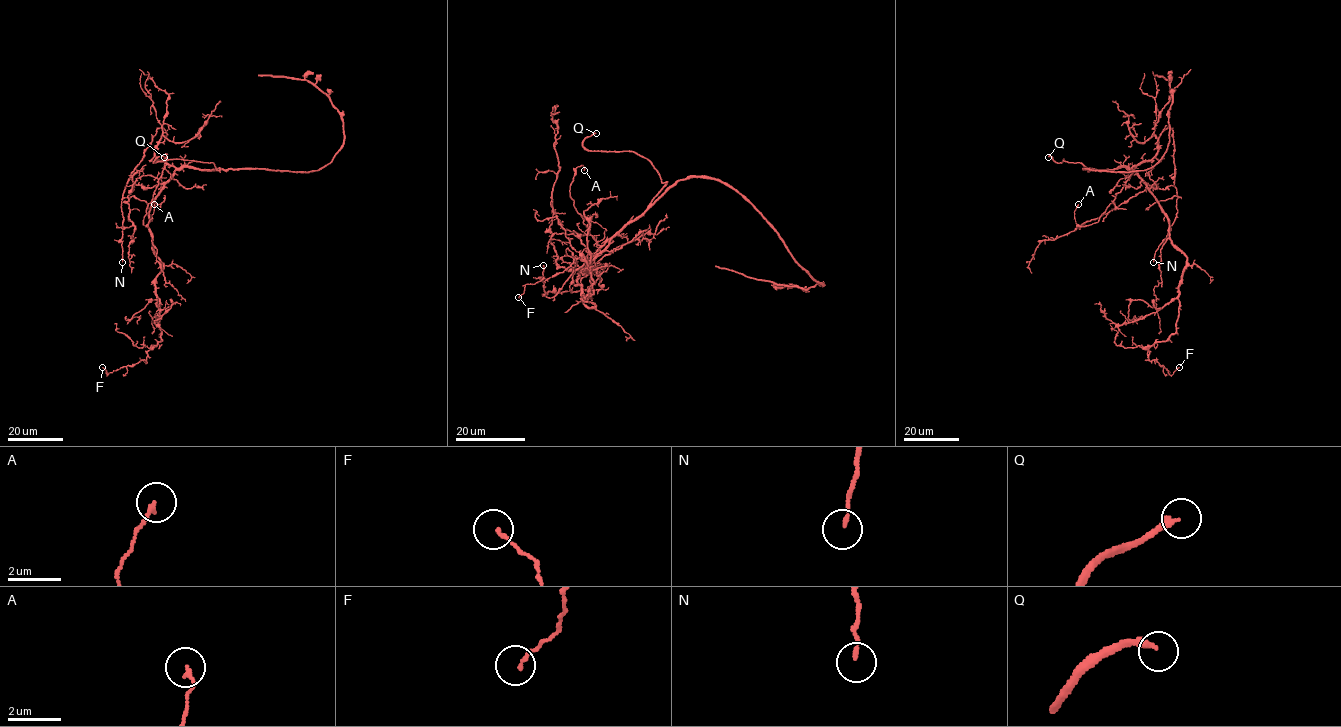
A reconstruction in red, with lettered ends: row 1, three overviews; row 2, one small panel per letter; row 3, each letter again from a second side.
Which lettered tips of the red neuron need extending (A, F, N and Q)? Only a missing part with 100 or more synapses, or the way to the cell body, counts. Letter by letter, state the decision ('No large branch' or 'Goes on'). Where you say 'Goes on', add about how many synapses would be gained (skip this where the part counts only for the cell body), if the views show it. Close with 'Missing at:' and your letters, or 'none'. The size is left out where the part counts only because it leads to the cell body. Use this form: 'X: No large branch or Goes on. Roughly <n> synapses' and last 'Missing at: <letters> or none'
A: No large branch
F: No large branch
N: No large branch
Q: No large branch
Missing at: none

